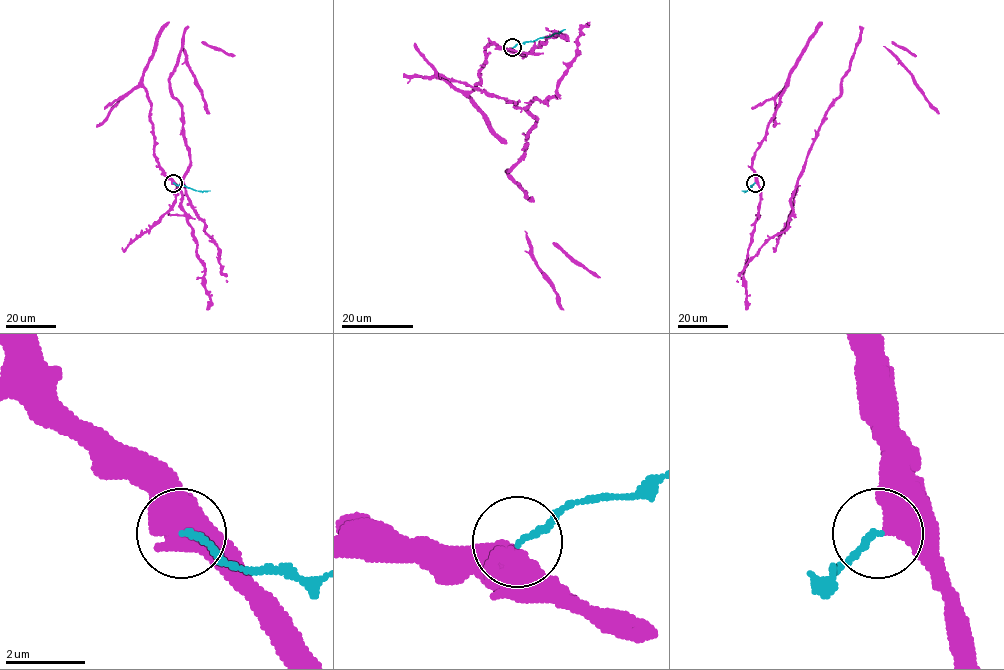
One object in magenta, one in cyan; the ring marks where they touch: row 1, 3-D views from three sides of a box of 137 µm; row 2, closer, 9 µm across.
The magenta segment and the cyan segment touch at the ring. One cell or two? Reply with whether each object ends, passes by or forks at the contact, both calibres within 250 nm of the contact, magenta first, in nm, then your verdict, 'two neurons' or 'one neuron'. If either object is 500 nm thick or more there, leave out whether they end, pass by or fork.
700 nm thick on the magenta side, 140 nm on the other; two neurons

